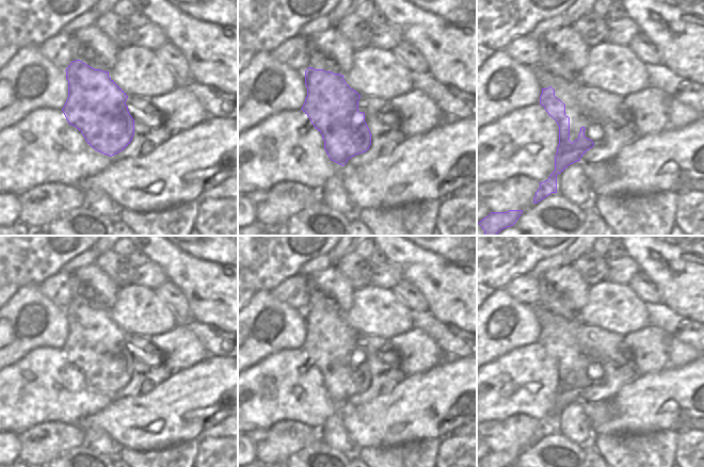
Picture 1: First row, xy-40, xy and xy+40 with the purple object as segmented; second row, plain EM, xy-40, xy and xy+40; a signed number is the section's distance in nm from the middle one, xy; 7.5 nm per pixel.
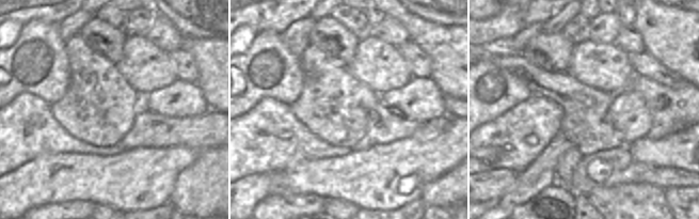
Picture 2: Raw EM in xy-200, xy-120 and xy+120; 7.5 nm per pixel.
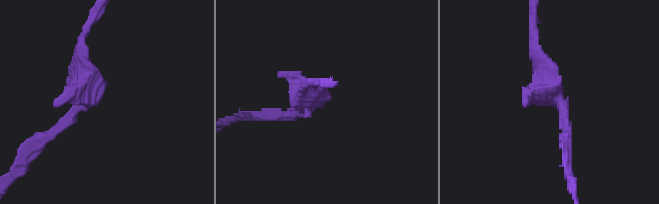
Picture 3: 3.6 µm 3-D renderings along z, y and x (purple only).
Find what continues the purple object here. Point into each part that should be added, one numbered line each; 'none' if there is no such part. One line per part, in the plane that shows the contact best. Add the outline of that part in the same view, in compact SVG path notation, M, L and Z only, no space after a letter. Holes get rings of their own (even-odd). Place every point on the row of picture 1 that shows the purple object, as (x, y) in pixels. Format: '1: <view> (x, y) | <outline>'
none

